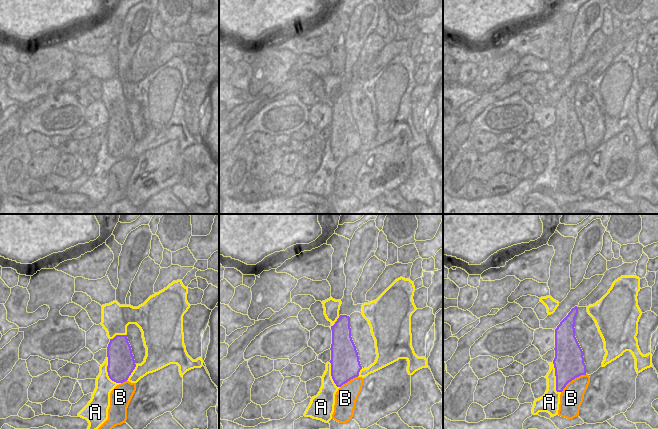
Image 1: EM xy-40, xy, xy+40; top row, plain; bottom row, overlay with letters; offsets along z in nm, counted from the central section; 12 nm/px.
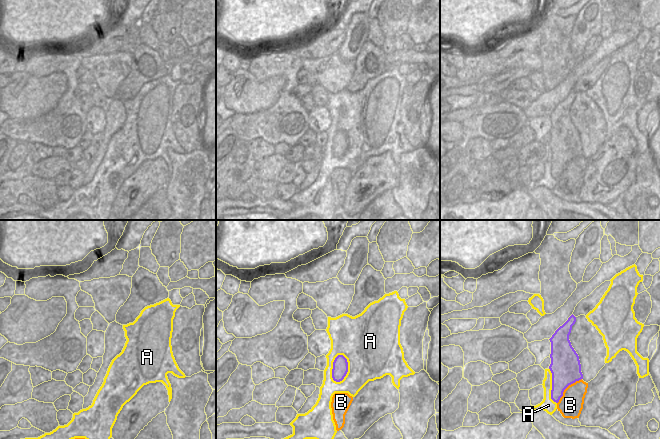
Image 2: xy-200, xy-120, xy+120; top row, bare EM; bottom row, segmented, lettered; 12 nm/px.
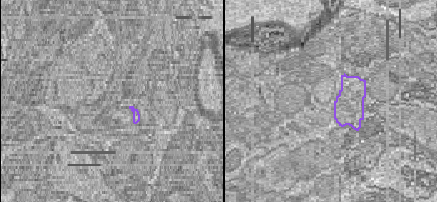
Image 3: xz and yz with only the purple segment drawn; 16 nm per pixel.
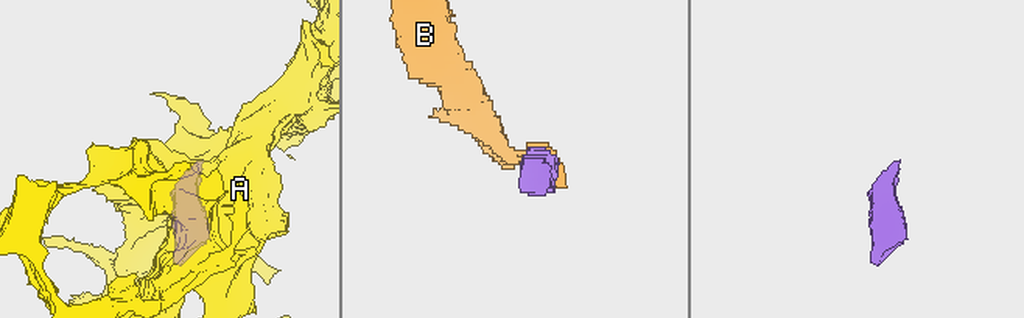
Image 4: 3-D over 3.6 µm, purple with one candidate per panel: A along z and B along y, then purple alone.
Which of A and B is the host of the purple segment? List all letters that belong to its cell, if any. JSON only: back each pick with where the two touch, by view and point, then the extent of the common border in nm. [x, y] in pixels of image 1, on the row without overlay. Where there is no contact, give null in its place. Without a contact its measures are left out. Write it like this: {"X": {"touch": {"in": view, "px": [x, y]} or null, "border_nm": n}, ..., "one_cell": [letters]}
{"one_cell": []}

